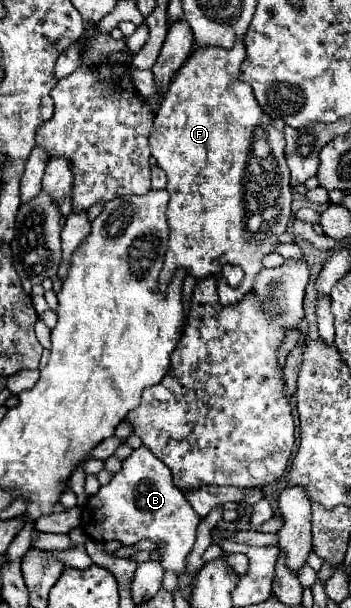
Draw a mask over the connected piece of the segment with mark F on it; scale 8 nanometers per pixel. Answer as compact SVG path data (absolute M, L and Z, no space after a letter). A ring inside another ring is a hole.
M238 42L232 50L224 50L224 48L196 48L192 52L192 56L184 62L184 66L174 74L170 86L164 90L162 100L160 100L160 110L158 116L154 118L154 128L150 132L150 148L152 148L152 156L156 158L158 166L166 172L168 176L168 194L170 194L170 202L168 202L168 212L166 212L166 220L168 220L168 248L164 256L164 265L160 270L160 290L164 292L166 286L170 284L170 280L174 278L176 270L186 270L188 276L192 276L194 280L204 280L208 276L216 278L216 286L218 286L218 302L222 306L230 306L230 304L238 304L238 300L242 300L242 296L246 296L246 292L250 292L250 288L254 286L254 276L264 268L262 258L266 254L274 252L274 246L278 244L278 236L286 232L286 226L290 222L290 202L292 202L292 190L290 190L290 170L286 166L284 160L284 122L278 118L270 118L266 116L266 112L262 112L262 108L256 104L256 98L252 94L252 88L242 84L238 80L240 76L240 64L246 56L244 44ZM226 264L236 264L244 270L244 280L238 288L232 288L226 284L226 280L222 278L222 266Z

